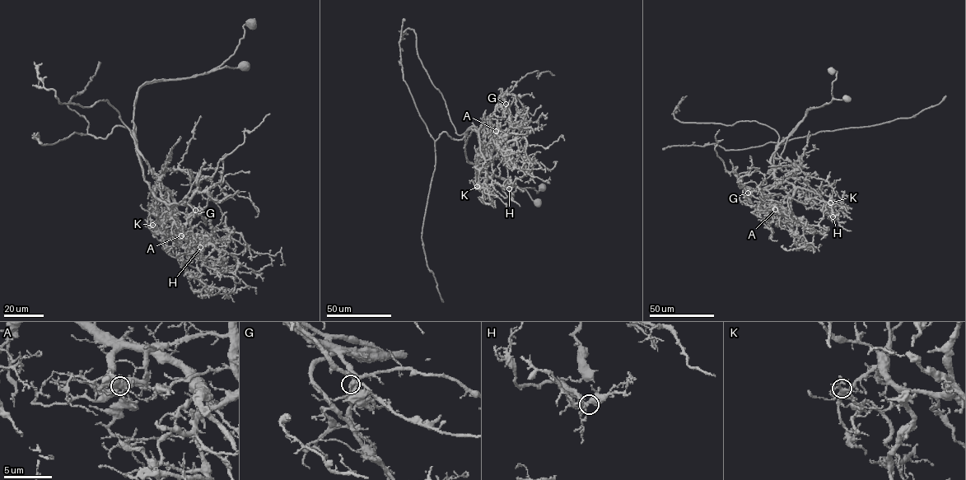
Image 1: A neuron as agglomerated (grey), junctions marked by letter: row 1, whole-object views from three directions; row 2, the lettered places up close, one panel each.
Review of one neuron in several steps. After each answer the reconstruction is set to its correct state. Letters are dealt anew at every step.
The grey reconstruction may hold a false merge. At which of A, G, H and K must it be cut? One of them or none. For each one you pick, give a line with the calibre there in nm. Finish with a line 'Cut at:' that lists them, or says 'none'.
A: 300 nm thick
Cut at: A

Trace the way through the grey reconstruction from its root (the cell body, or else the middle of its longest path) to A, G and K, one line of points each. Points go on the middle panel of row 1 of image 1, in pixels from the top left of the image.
A: (537, 202), (524, 188), (467, 161), (464, 146), (472, 130), (477, 131), (488, 120), (496, 131)
G: (537, 202), (524, 188), (467, 161), (464, 146), (472, 130), (477, 131), (499, 104), (506, 104)
K: (537, 202), (524, 188), (467, 161), (465, 137), (472, 127), (488, 137), (493, 173), (490, 184), (477, 186)

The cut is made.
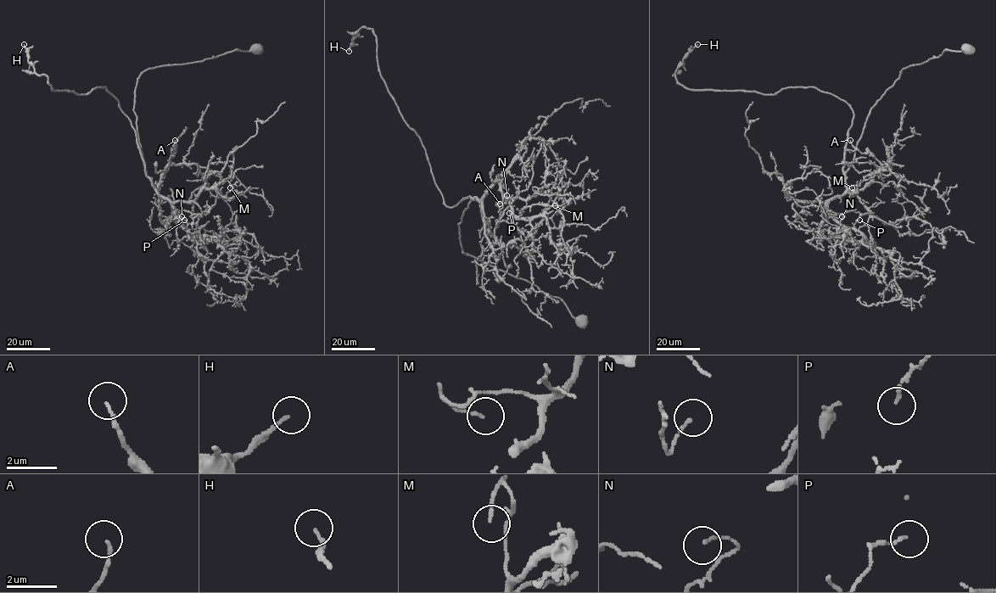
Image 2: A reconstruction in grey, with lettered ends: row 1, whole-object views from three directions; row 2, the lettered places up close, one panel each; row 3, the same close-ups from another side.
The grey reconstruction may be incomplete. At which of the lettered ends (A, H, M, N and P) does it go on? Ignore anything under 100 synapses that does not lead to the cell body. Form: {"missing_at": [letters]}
{"missing_at": []}

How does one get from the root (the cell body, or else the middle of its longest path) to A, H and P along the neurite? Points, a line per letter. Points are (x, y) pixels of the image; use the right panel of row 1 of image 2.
A: (968, 49), (945, 50), (903, 69), (872, 107), (845, 174), (847, 187), (858, 191), (881, 164), (850, 140)
H: (968, 49), (903, 69), (844, 172), (845, 101), (812, 86), (687, 89), (674, 74), (697, 44)
P: (968, 49), (903, 69), (870, 109), (847, 189), (828, 203), (842, 224), (853, 228), (859, 220)

